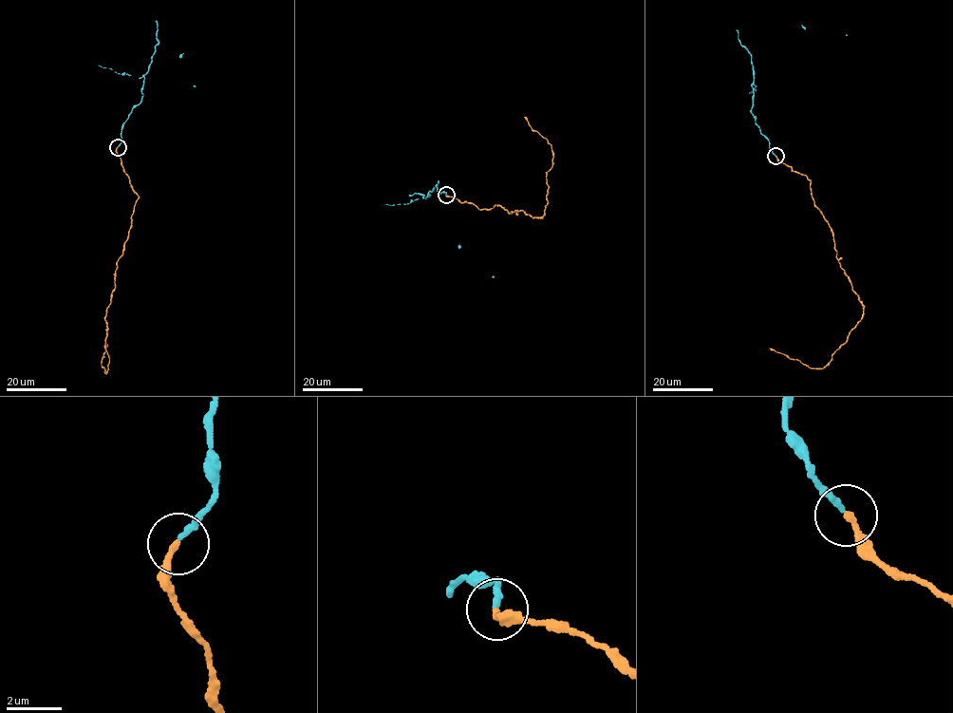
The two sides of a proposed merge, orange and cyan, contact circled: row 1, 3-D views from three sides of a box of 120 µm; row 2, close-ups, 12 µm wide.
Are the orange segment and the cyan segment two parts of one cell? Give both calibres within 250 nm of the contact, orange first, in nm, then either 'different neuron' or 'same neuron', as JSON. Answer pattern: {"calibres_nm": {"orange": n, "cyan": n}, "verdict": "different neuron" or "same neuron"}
{"calibres_nm": {"orange": 280, "cyan": 240}, "verdict": "same neuron"}

